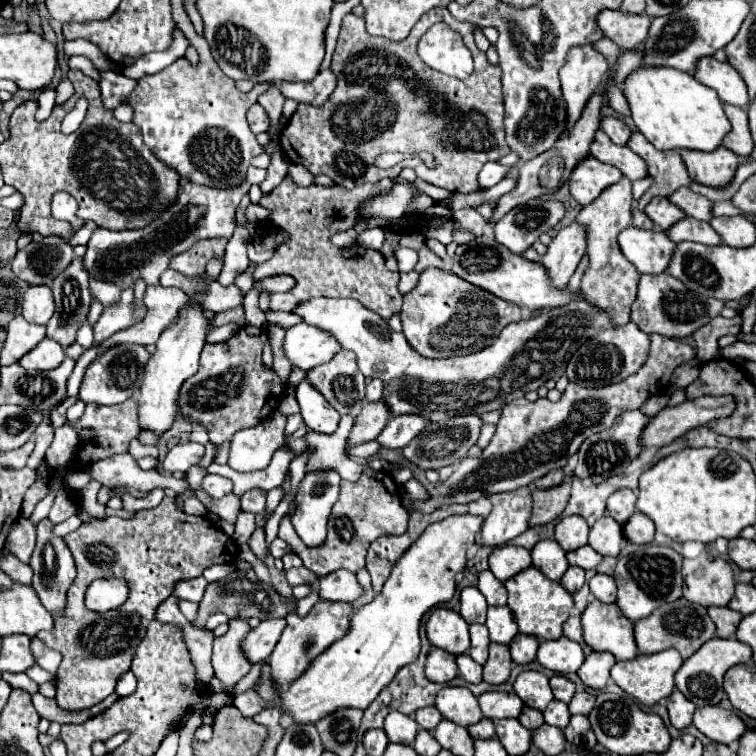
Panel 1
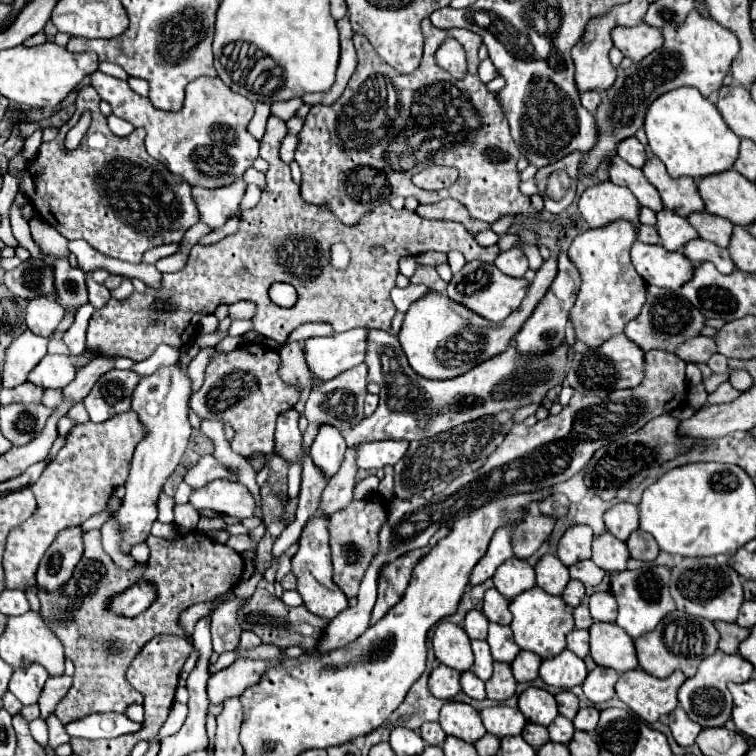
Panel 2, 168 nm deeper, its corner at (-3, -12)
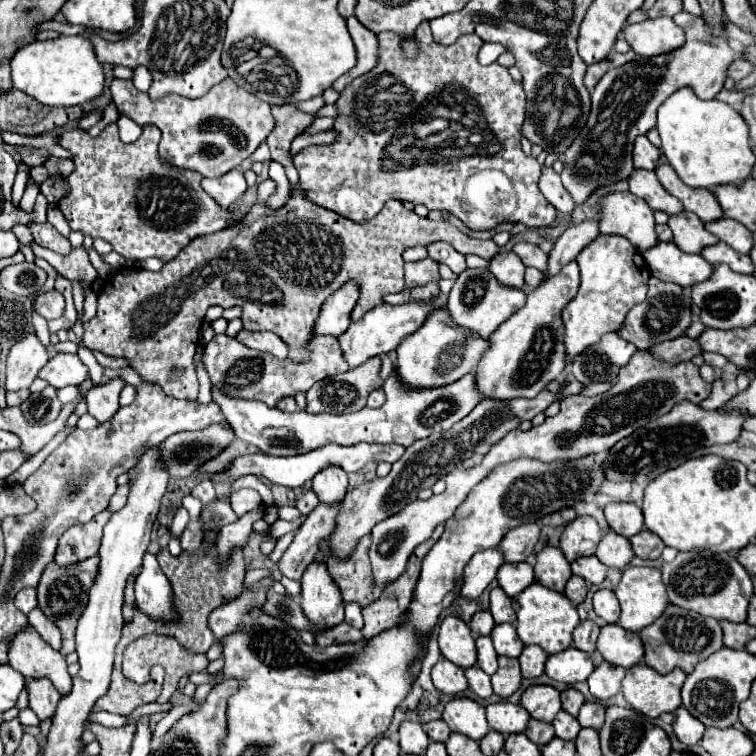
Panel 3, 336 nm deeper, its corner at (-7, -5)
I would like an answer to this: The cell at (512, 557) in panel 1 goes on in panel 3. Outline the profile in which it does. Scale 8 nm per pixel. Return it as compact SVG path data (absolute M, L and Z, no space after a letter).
M503 563L497 571L497 581L509 597L515 597L535 581L535 573L529 563Z

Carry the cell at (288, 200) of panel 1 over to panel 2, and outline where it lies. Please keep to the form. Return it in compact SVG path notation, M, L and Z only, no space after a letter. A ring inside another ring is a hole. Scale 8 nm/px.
M269 116L267 130L261 140L261 158L269 162L269 172L265 174L267 186L261 192L259 204L251 210L241 212L239 230L213 246L195 244L189 252L187 264L179 272L163 274L159 290L147 286L145 292L133 292L125 300L111 298L103 308L95 310L89 320L89 328L87 328L87 350L93 350L101 356L125 356L135 362L141 362L141 360L149 358L159 344L169 344L175 348L187 346L195 338L195 334L191 334L191 326L193 328L197 326L199 316L213 314L219 304L229 306L229 304L235 304L241 300L253 302L257 306L257 310L253 314L253 330L265 338L279 342L279 344L283 344L287 340L287 336L297 326L307 324L307 322L329 322L335 332L345 332L345 330L359 328L359 326L389 330L391 320L397 312L389 298L389 292L395 286L397 264L403 256L417 256L417 254L429 252L429 250L437 250L437 252L459 250L459 252L463 252L467 262L471 262L471 260L493 262L499 256L501 250L497 246L489 246L489 248L479 246L475 242L475 238L457 222L425 220L419 214L409 212L405 208L395 210L395 208L391 208L389 202L379 204L375 210L371 210L367 216L363 216L363 220L359 224L345 226L343 222L339 222L339 218L335 214L327 212L325 208L307 204L301 198L301 190L293 182L289 166L279 158L279 146L285 136L287 136L285 122L277 116ZM335 242L343 242L351 252L349 266L343 270L333 268L329 262L329 250ZM373 246L385 248L385 256L379 256L379 258L373 256L371 254ZM273 282L287 282L287 284L295 286L299 300L293 308L281 308L271 302L267 292Z

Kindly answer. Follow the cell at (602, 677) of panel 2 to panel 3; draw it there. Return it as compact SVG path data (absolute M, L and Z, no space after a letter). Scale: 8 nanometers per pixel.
M603 661L599 667L595 667L595 671L587 679L591 695L597 699L609 699L609 697L617 695L621 691L623 675L625 675L623 667Z

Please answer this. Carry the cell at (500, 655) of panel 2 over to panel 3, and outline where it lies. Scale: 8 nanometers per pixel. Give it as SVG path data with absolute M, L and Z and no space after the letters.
M501 623L495 625L491 631L491 639L495 645L497 655L505 655L505 657L519 657L519 653L523 651L523 643L517 637L517 631L511 623Z

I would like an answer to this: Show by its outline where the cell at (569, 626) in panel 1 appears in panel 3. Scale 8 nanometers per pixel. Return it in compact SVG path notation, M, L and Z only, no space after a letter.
M581 621L573 631L573 645L585 653L593 653L597 635L599 635L599 625L595 621Z

